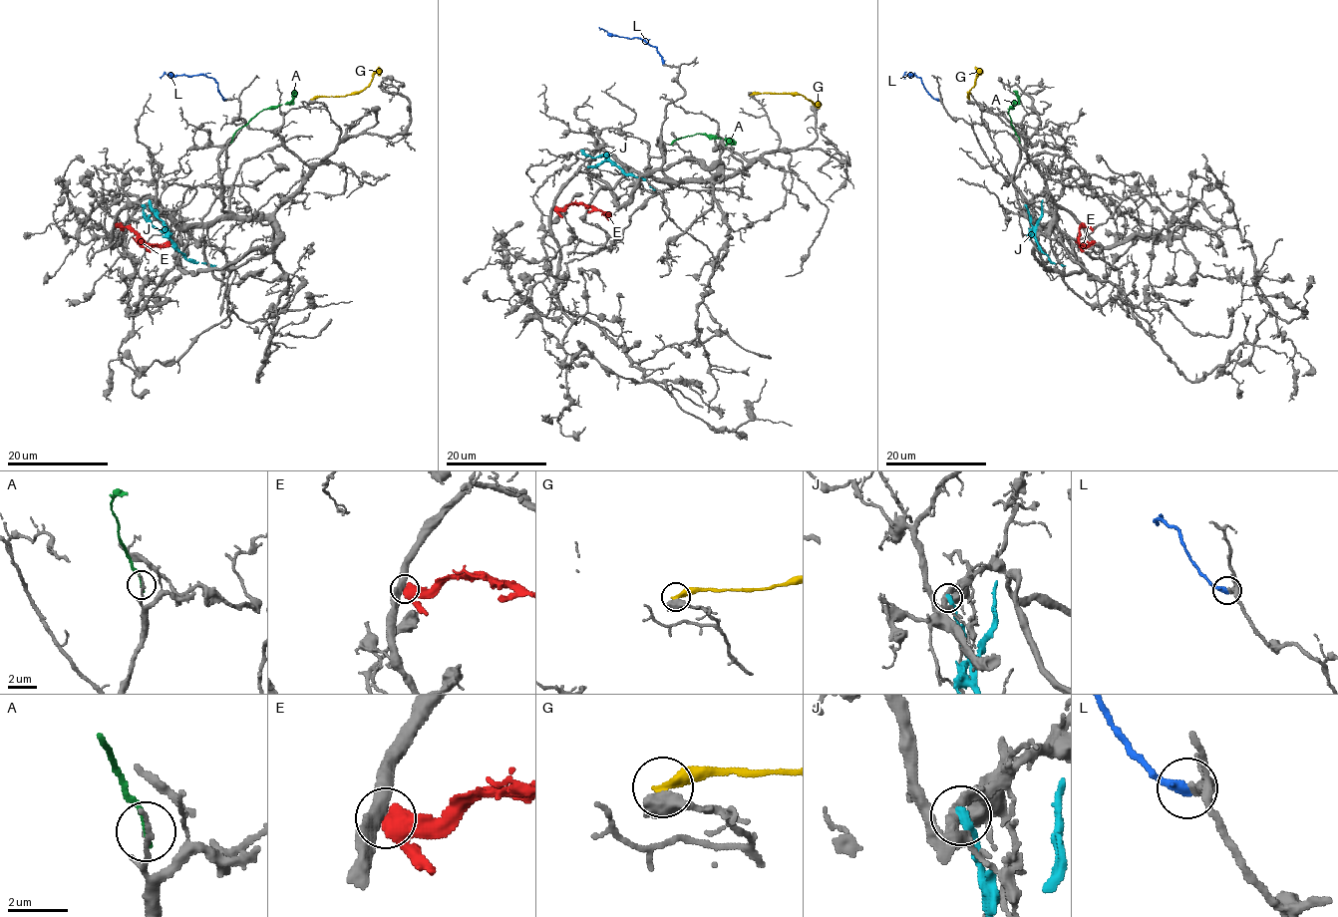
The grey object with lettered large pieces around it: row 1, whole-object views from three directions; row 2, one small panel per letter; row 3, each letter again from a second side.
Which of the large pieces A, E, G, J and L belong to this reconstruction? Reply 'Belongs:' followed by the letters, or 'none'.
Belongs: L

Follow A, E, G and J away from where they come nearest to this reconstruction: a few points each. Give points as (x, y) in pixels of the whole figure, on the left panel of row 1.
A: (232, 141), (238, 130), (263, 109), (289, 104), (294, 90)
E: (115, 225), (127, 226), (146, 241), (162, 246), (170, 241)
G: (311, 99), (358, 94), (371, 82), (378, 66)
J: (143, 206), (144, 216), (188, 259), (215, 265)

